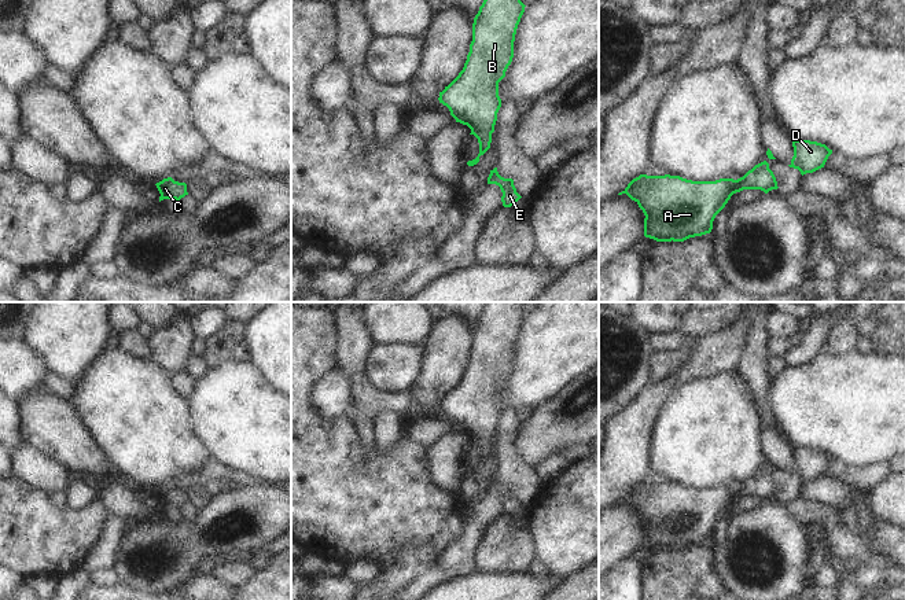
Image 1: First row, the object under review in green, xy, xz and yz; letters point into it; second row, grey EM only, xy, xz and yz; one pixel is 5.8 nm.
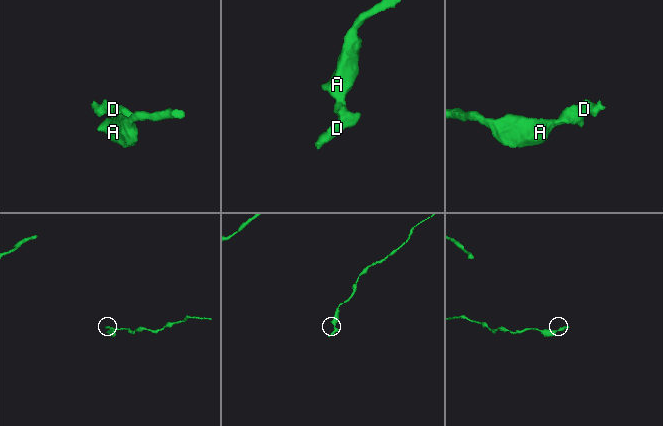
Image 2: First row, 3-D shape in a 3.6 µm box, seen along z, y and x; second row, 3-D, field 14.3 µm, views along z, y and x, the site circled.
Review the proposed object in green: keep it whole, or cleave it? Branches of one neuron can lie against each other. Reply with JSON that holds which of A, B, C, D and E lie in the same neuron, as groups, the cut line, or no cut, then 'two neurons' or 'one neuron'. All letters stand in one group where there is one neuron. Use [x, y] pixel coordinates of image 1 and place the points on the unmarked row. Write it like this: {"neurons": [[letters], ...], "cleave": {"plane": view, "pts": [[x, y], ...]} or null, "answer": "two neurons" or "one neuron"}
{"neurons": [["A", "B", "C", "D", "E"]], "cleave": null, "answer": "one neuron"}

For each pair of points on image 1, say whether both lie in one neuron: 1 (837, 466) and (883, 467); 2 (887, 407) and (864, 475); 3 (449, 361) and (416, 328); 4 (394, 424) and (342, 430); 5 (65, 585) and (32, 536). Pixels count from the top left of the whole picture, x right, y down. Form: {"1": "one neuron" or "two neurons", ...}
{"1": "one neuron", "2": "two neurons", "3": "two neurons", "4": "two neurons", "5": "two neurons"}

